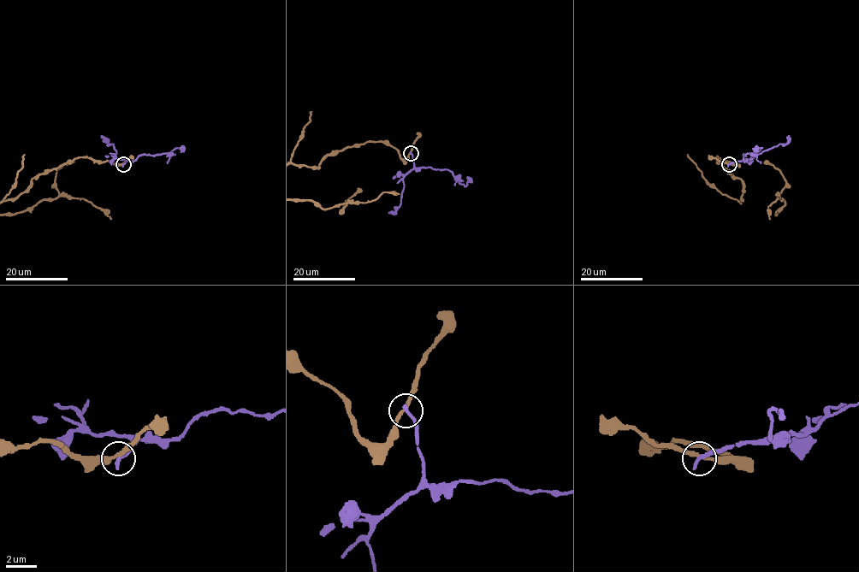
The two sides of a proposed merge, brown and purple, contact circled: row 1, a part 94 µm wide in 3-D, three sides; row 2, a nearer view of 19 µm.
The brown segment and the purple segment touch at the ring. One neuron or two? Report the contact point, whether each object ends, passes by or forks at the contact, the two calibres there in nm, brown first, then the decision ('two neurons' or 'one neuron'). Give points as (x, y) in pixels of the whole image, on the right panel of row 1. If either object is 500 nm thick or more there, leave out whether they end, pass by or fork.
at (729, 164); brown passes by; purple ends there; 220 nm thick on the brown side, 280 nm on the other; two neurons

